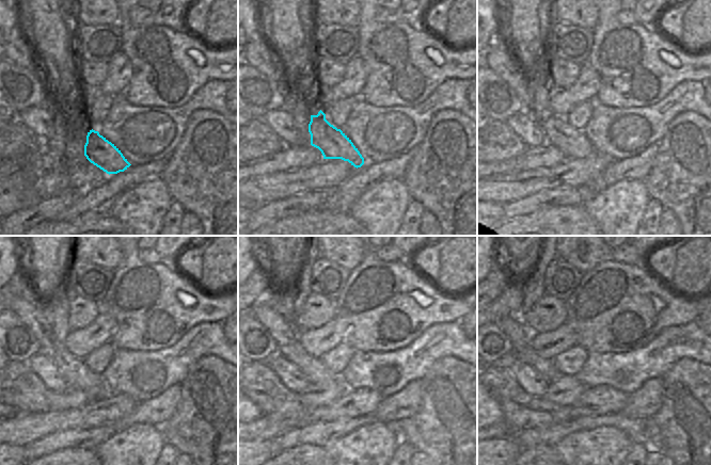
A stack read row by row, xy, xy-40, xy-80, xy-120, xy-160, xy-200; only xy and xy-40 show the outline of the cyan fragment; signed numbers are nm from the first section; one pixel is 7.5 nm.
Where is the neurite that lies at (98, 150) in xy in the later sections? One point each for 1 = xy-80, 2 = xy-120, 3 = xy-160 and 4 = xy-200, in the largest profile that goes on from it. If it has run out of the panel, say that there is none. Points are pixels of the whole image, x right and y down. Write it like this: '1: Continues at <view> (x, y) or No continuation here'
1: Continues at xy-80 (573, 144)
2: Continues at xy-120 (30, 310)
3: Continues at xy-160 (284, 333)
4: Continues at xy-200 (520, 335)

